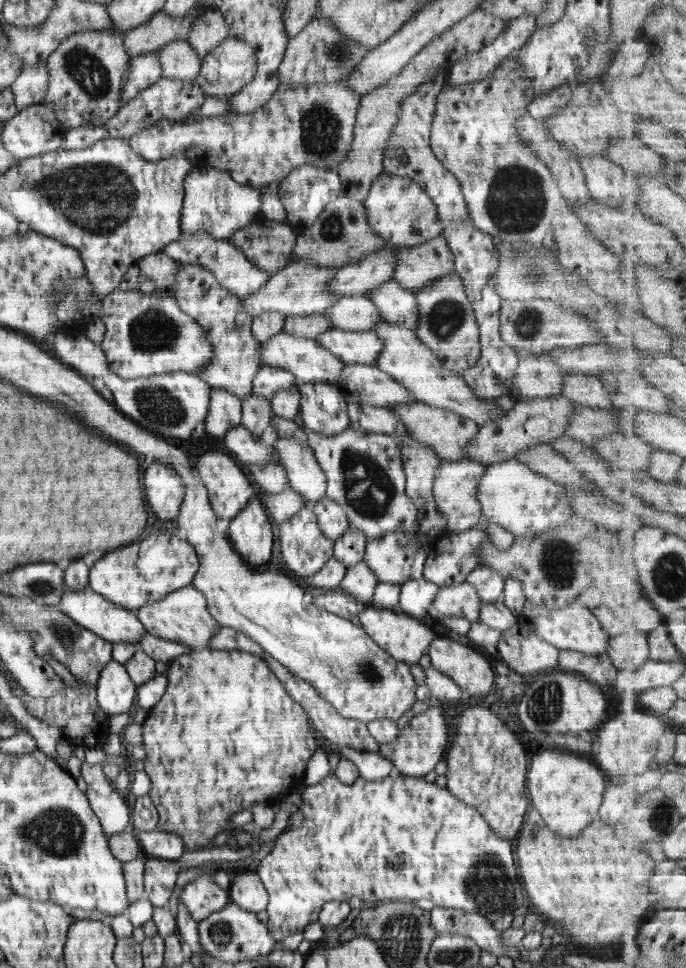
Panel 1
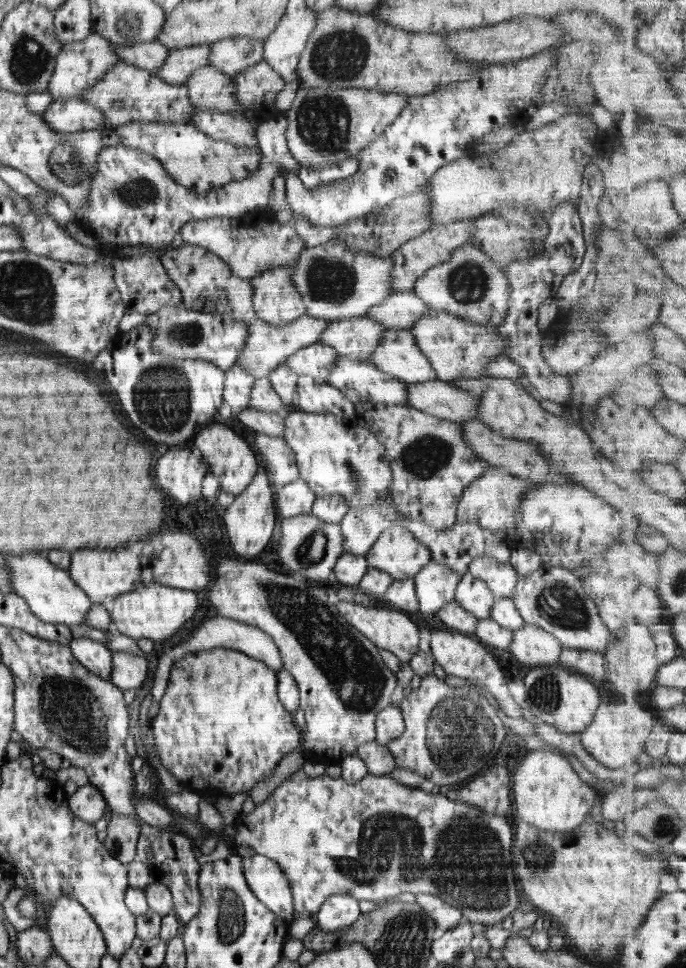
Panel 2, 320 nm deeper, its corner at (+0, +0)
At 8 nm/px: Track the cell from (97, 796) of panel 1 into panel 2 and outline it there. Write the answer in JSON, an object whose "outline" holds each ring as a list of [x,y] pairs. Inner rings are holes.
{"outline":[[[94,785],[78,787],[68,799],[70,810],[82,821],[95,823],[105,816],[108,807],[106,800]]]}

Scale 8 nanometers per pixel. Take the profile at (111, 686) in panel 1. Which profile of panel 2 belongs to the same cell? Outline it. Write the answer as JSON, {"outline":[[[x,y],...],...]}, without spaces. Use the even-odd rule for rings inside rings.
{"outline":[[[73,637],[69,647],[81,666],[97,677],[110,680],[112,654],[106,645],[87,637]]]}

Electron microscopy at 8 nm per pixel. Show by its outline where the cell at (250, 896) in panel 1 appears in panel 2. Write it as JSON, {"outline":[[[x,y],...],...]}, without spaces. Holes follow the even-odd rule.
{"outline":[[[258,853],[241,861],[246,882],[256,898],[278,916],[291,921],[295,910],[290,883],[279,864]]]}

